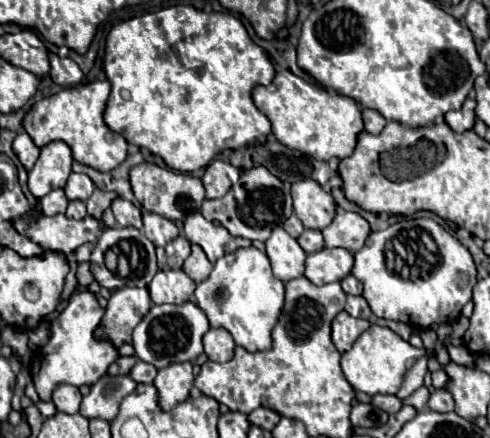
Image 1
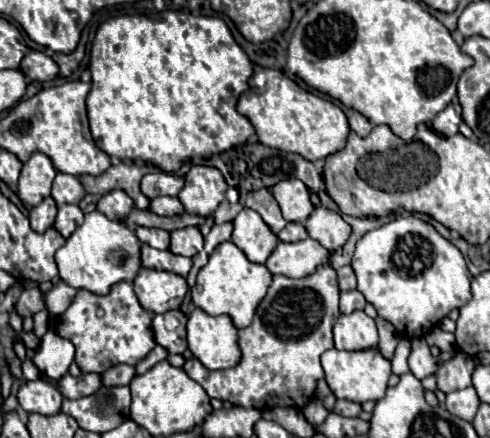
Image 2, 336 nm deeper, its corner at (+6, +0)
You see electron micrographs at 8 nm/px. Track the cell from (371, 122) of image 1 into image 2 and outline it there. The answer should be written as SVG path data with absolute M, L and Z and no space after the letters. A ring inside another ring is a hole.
M344 109L344 113L346 113L346 117L348 117L350 129L352 129L354 133L358 133L360 137L366 137L366 135L372 131L372 123L370 123L364 115L360 115L358 111L354 111L354 109Z

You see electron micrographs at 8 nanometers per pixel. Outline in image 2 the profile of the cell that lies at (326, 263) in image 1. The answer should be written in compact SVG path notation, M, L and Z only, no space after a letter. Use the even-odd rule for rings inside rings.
M310 237L298 243L278 243L266 261L270 273L280 273L292 279L302 279L312 275L320 265L328 263L328 251Z

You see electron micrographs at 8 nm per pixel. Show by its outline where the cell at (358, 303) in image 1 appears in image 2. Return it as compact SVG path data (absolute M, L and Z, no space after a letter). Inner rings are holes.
M348 291L348 293L340 293L340 311L344 315L350 315L356 309L364 309L366 307L366 299L360 291Z

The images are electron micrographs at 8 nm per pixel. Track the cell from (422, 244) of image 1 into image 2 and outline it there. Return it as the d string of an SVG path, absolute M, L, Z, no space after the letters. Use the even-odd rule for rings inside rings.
M410 215L402 219L394 219L374 231L368 231L358 243L352 259L352 269L358 279L358 291L364 295L368 303L374 305L378 315L394 325L396 333L402 339L426 337L452 309L460 309L466 305L470 295L470 271L458 247L454 247L448 239L444 239L430 223Z

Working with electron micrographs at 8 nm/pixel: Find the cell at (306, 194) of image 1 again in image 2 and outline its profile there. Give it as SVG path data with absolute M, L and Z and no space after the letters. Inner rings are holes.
M284 179L272 187L272 193L286 221L304 223L310 217L314 205L306 185L300 179Z

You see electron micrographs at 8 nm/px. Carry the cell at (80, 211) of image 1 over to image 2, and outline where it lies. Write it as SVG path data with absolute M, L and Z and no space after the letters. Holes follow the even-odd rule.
M62 205L58 209L58 217L56 217L56 223L54 227L60 231L62 237L70 237L84 221L84 213L80 211L78 205Z

